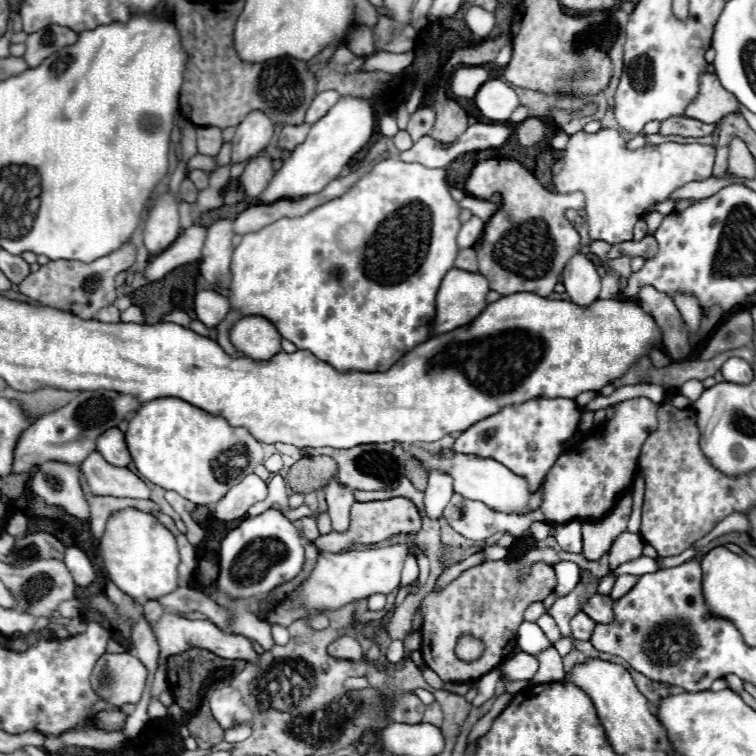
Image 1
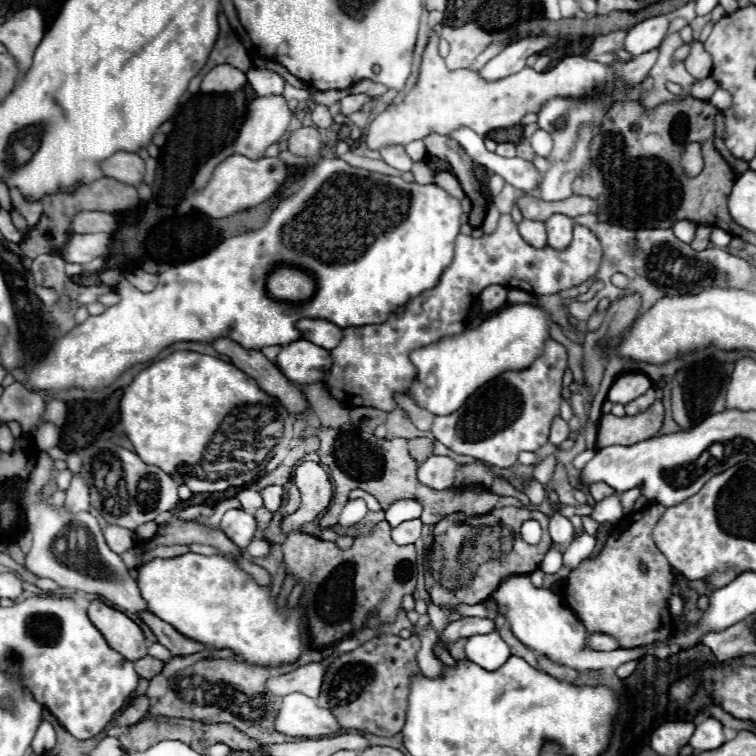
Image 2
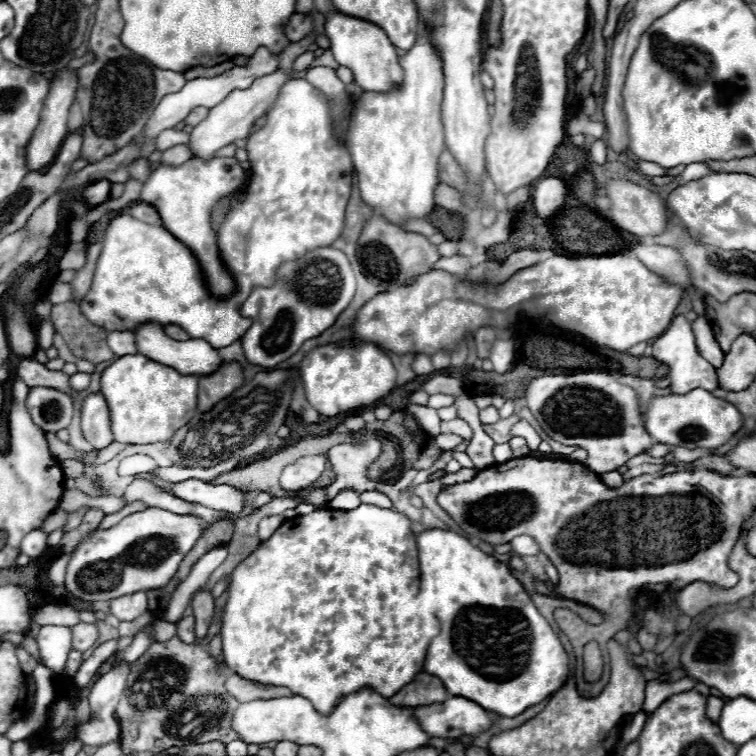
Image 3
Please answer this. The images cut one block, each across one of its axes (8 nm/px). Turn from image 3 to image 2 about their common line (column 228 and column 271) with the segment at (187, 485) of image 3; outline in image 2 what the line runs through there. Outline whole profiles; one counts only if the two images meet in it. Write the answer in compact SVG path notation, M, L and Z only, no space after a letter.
M268 486L264 488L262 492L262 498L264 498L264 506L270 510L270 512L278 512L280 510L280 504L282 504L282 486Z

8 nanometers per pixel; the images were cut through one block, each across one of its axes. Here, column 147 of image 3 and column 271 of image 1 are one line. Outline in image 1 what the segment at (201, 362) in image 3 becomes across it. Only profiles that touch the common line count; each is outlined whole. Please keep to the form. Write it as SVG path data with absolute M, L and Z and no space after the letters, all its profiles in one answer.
M244 316L230 328L230 342L252 360L266 360L280 352L278 330L262 316Z

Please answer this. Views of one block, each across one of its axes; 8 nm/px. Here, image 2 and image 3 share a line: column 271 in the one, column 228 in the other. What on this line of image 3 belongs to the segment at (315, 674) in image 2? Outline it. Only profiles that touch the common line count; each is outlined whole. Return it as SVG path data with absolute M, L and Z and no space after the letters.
M232 674L226 680L226 690L240 702L252 702L252 700L272 700L272 698L282 698L290 696L292 692L282 686L264 686L252 680L244 680L238 674Z

